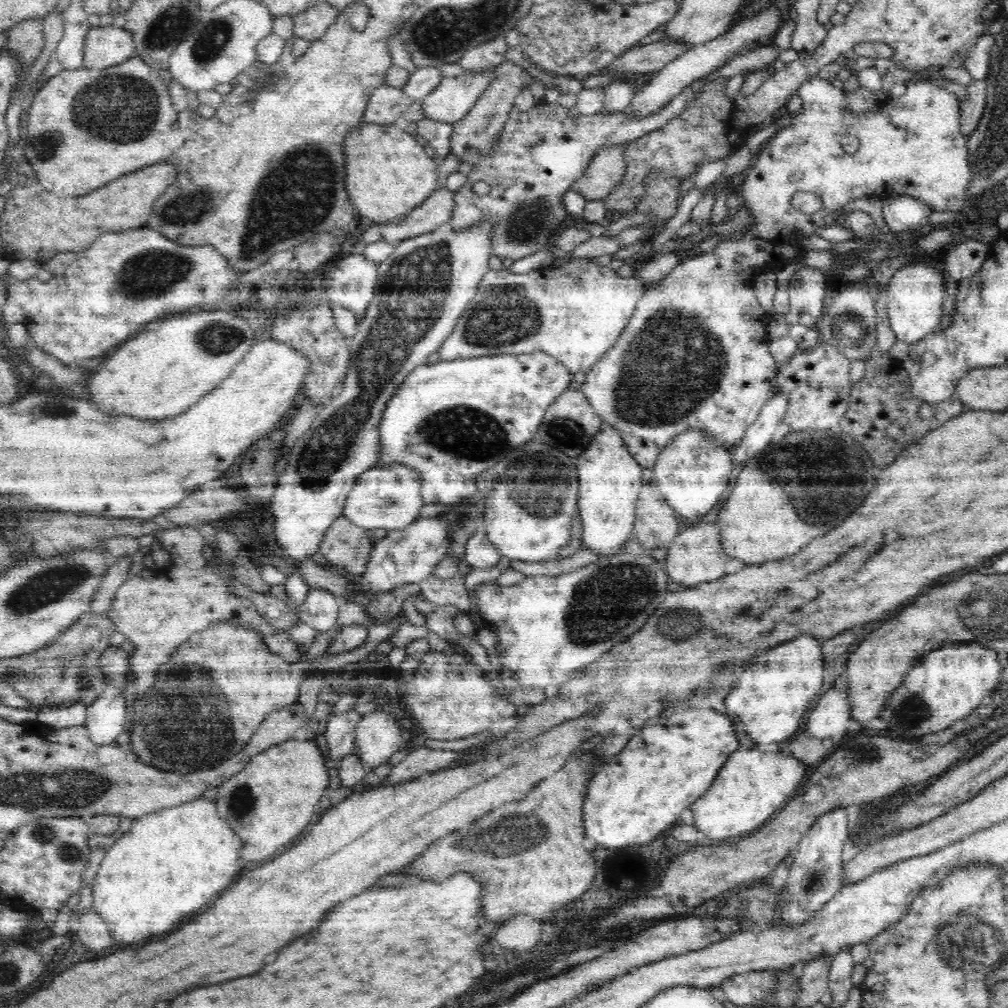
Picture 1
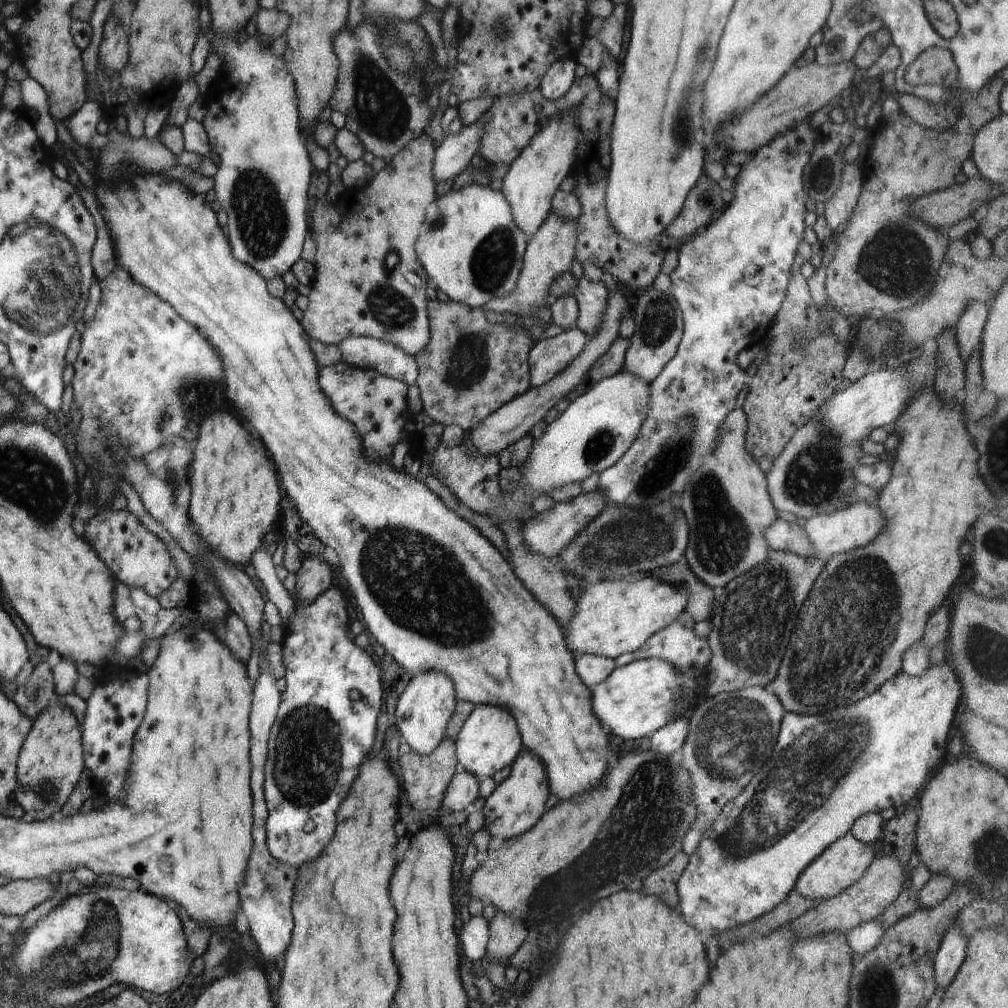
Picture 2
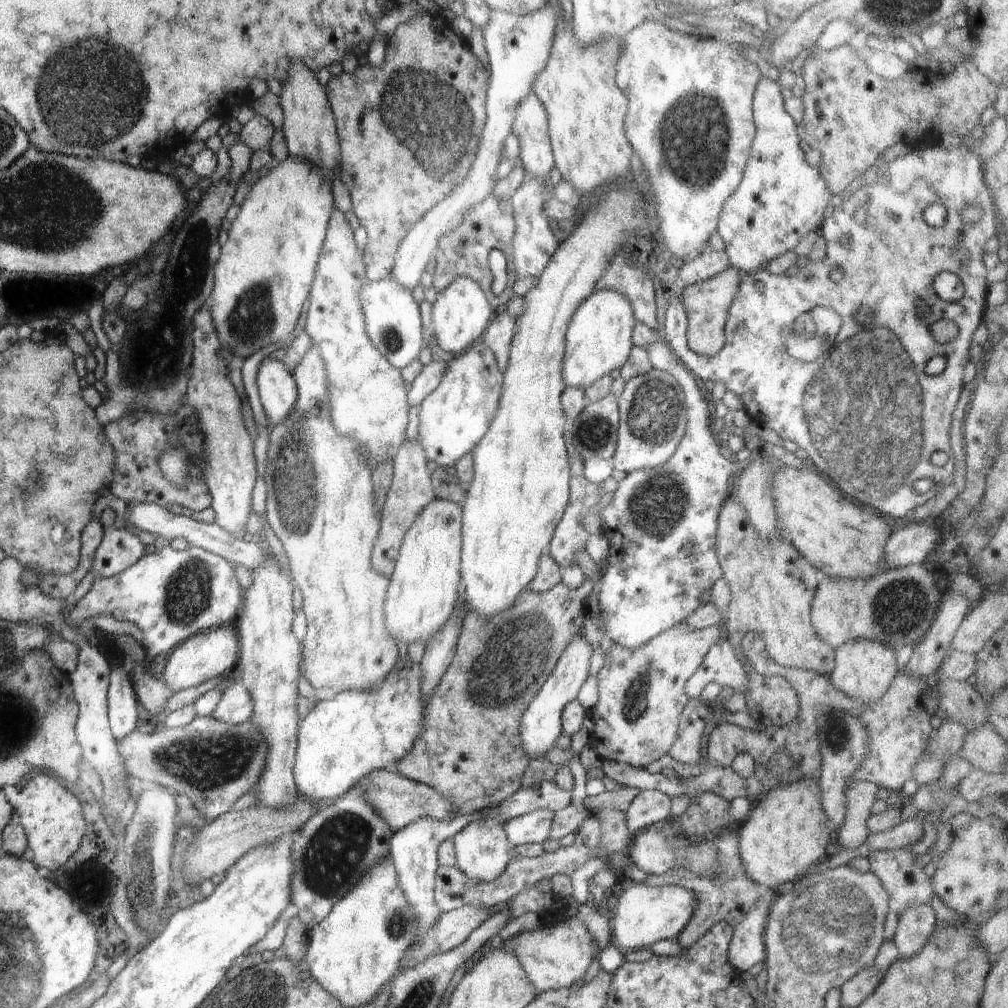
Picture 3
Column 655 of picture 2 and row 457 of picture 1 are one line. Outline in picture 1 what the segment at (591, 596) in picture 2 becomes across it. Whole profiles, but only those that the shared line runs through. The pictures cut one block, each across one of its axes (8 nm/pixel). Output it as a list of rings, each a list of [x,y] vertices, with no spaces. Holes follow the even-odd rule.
[[[604,424],[602,430],[595,434],[590,446],[576,458],[577,478],[579,482],[577,512],[582,520],[582,548],[596,551],[598,555],[608,555],[623,552],[622,546],[629,540],[636,520],[635,508],[641,491],[642,466],[628,453],[624,438],[612,425]]]

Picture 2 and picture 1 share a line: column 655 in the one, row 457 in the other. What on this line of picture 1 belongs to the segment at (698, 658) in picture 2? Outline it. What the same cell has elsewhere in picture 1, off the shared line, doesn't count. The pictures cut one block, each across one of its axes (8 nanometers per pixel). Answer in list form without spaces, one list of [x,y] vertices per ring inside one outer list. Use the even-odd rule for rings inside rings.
[[[818,76],[810,78],[804,84],[800,84],[800,88],[794,93],[804,101],[804,108],[800,112],[792,115],[791,124],[787,127],[777,129],[770,142],[764,147],[760,147],[758,153],[753,158],[750,165],[750,172],[746,175],[743,184],[739,187],[738,191],[741,195],[742,204],[740,207],[747,208],[751,214],[751,223],[749,229],[745,231],[738,231],[730,233],[725,241],[717,243],[713,250],[707,253],[700,253],[693,257],[688,257],[682,261],[662,280],[650,283],[647,286],[644,296],[639,299],[636,310],[630,318],[628,325],[622,330],[620,337],[616,340],[614,346],[607,353],[604,353],[594,366],[585,373],[585,381],[581,384],[582,393],[588,398],[592,409],[596,414],[600,415],[604,424],[612,425],[620,435],[624,438],[624,444],[628,453],[636,459],[636,462],[642,466],[643,469],[652,469],[658,460],[659,454],[672,440],[679,436],[688,429],[704,429],[706,433],[714,436],[718,441],[720,447],[732,449],[732,447],[739,442],[745,435],[746,430],[758,418],[763,405],[768,400],[774,398],[777,392],[776,384],[774,383],[778,364],[771,355],[768,348],[770,338],[767,334],[769,314],[762,308],[755,292],[755,280],[758,275],[765,273],[775,273],[779,268],[793,262],[794,258],[804,256],[802,242],[808,236],[814,236],[818,228],[826,226],[824,218],[834,210],[842,210],[848,202],[852,202],[856,198],[874,198],[876,200],[886,200],[894,196],[909,196],[921,200],[927,204],[932,211],[938,212],[956,212],[964,208],[966,204],[966,188],[970,186],[974,172],[968,161],[968,147],[966,146],[967,139],[960,132],[960,101],[956,94],[948,91],[944,87],[940,87],[927,81],[912,81],[907,83],[905,87],[893,92],[893,96],[888,102],[881,102],[877,110],[866,110],[866,112],[852,112],[845,107],[845,98],[848,93],[834,87],[831,82],[828,82]],[[846,135],[856,135],[859,141],[859,149],[853,153],[847,153],[843,149],[843,139]],[[798,192],[814,192],[818,194],[823,202],[823,208],[819,209],[812,214],[805,214],[797,210],[790,200],[794,194]],[[742,272],[750,272],[753,277],[749,279],[739,276]]]

